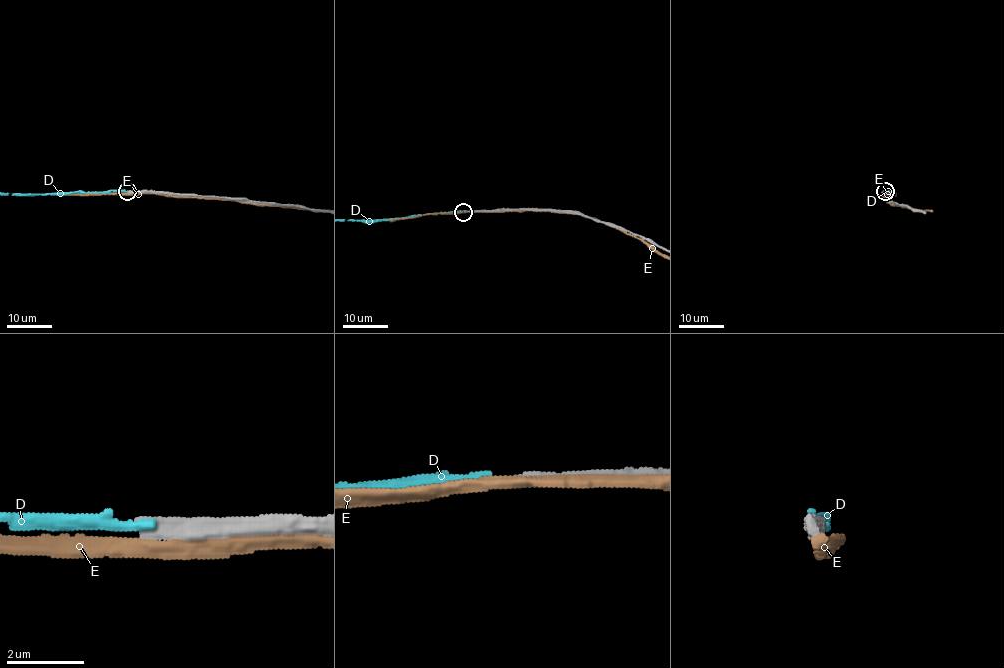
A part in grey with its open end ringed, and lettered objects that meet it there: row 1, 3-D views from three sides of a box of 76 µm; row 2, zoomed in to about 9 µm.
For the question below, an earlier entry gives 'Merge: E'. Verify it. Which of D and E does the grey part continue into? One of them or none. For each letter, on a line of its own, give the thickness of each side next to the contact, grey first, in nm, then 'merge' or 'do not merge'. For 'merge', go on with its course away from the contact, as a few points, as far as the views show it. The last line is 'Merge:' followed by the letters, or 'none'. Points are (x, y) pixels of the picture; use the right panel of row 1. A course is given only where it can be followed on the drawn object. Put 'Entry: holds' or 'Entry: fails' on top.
Entry: fails
D: 360/280 nm | do not merge
E: 360/320 nm | do not merge
Merge: none

